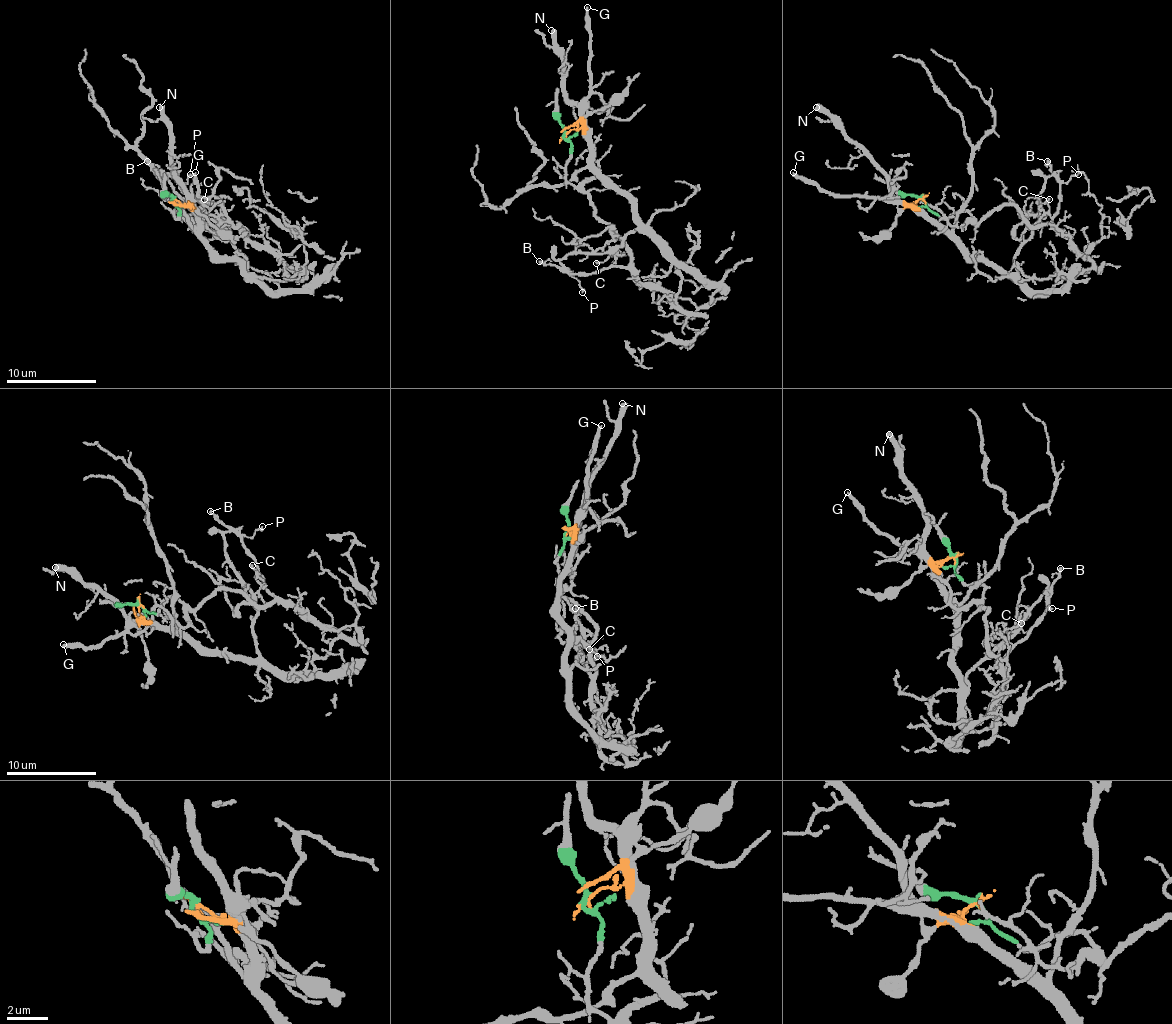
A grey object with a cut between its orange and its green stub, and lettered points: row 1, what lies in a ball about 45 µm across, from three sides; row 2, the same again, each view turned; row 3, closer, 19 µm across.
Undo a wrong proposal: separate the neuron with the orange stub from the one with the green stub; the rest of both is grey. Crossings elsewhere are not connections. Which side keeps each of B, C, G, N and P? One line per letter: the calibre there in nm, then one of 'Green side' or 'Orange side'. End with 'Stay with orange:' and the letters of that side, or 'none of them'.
B: Thickness 160 nm. Green side
C: Thickness 150 nm. Orange side
G: Thickness 260 nm. Orange side
N: Thickness 500 nm. Orange side
P: Thickness 130 nm. Green side
Stay with orange: C, G, N

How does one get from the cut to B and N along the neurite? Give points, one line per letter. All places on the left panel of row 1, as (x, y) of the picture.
B: (172, 199), (177, 219), (174, 212), (195, 221), (206, 206), (219, 206), (237, 224), (224, 224), (148, 161)
N: (172, 199), (188, 203), (188, 194), (174, 172), (172, 127), (159, 107)

